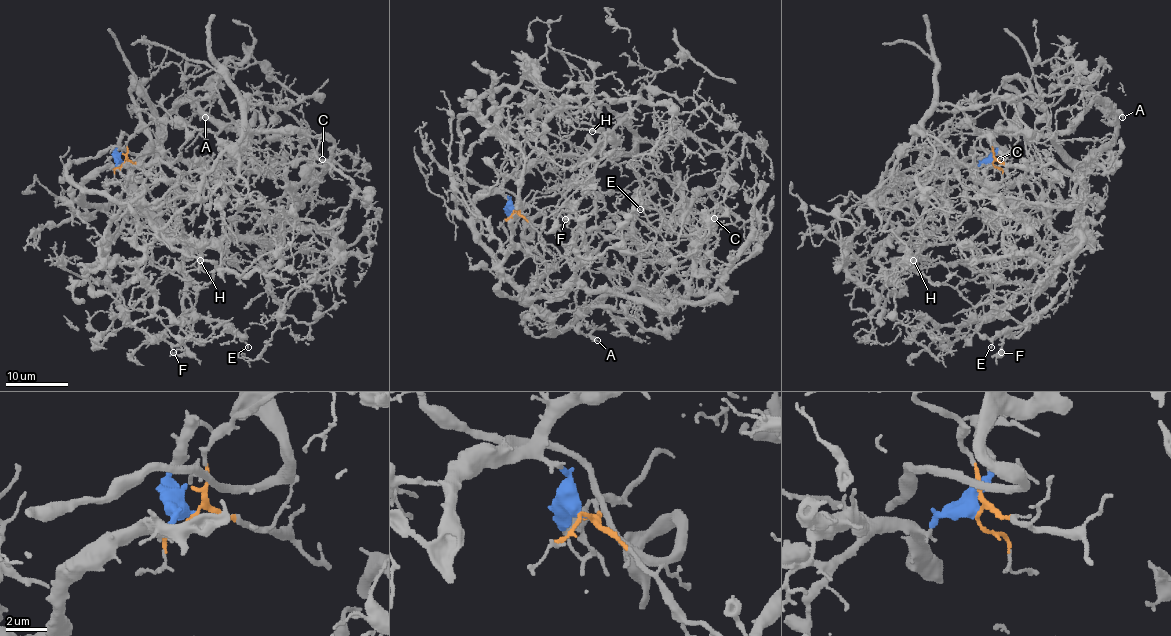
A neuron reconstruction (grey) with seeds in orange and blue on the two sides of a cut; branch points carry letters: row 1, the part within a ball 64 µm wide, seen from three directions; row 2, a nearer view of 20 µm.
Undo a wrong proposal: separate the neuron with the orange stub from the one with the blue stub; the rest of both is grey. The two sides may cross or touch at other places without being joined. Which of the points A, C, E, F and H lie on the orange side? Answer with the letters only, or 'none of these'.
C, H

